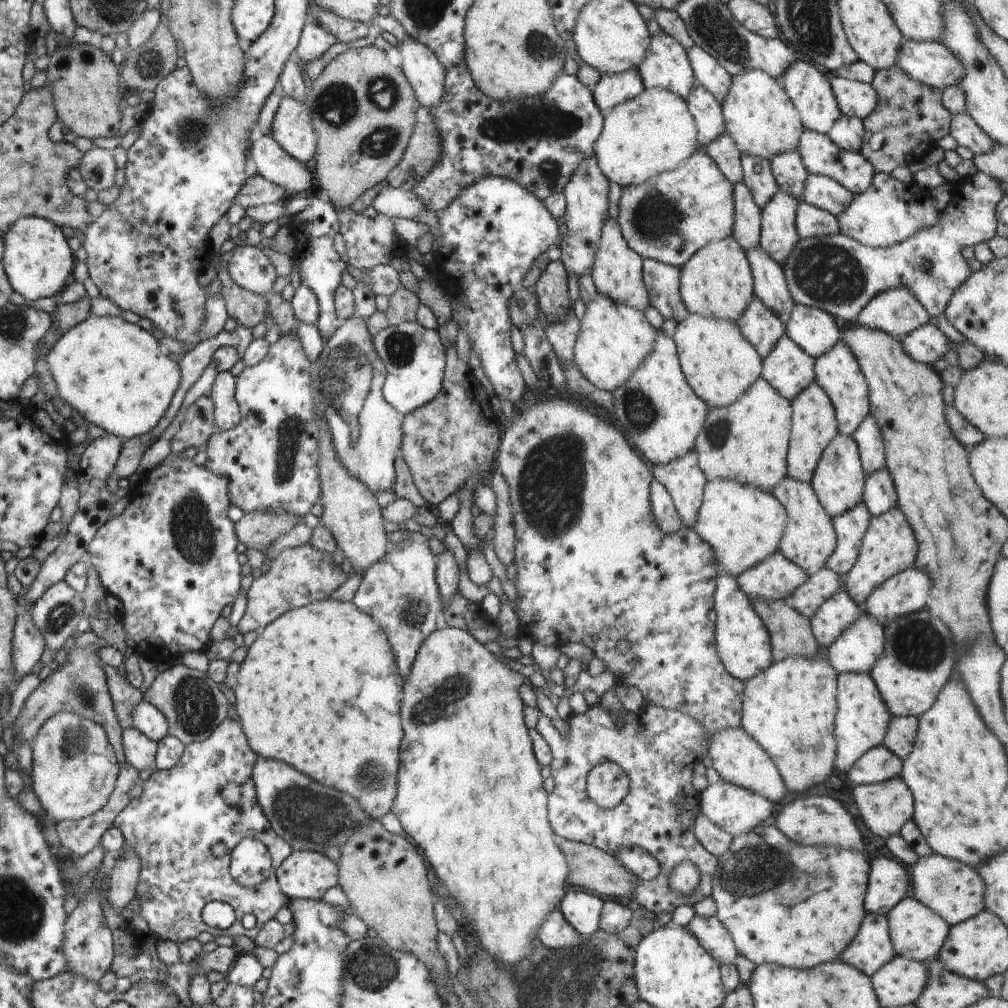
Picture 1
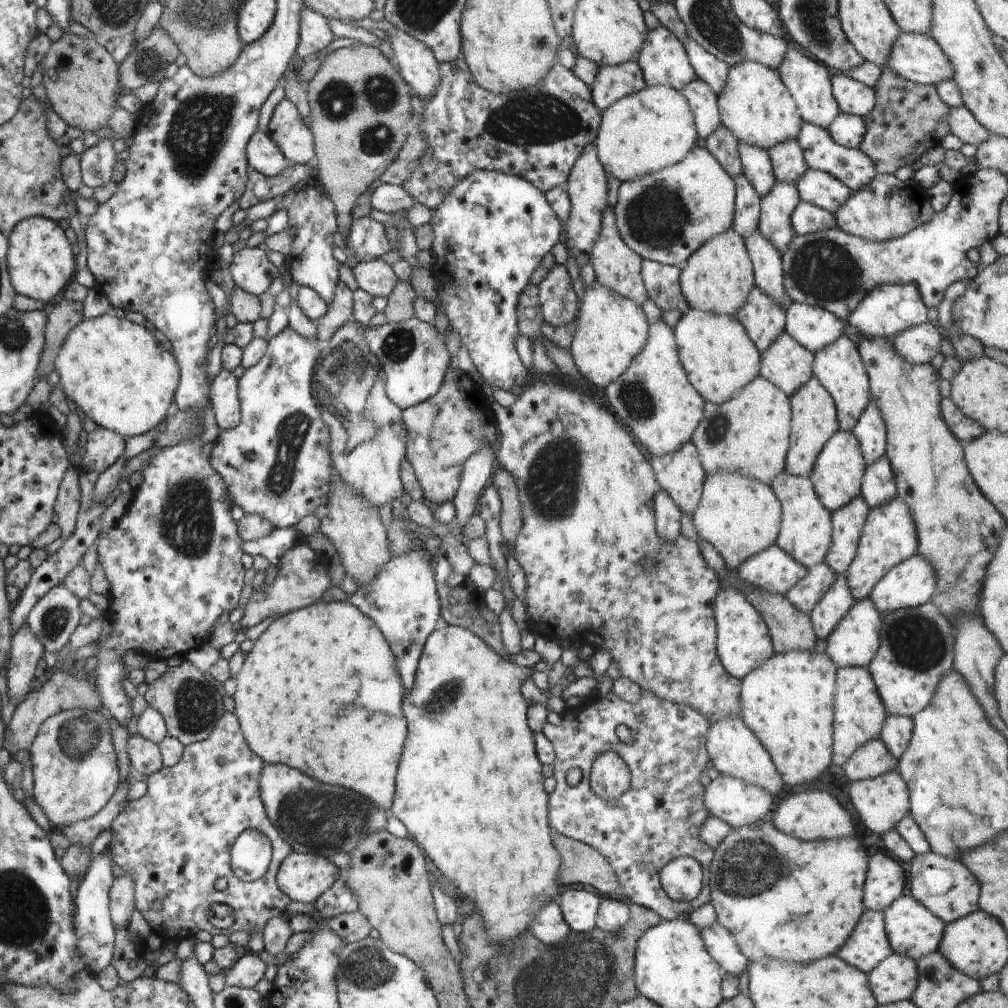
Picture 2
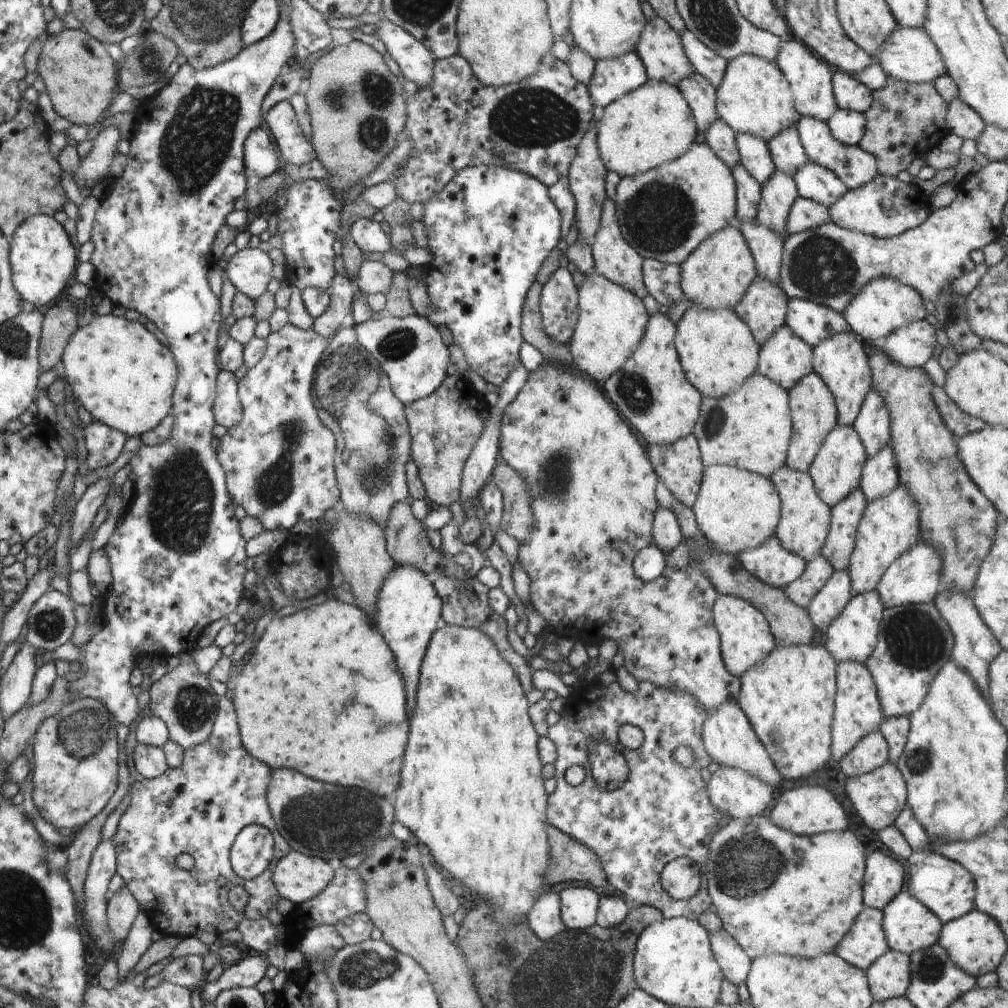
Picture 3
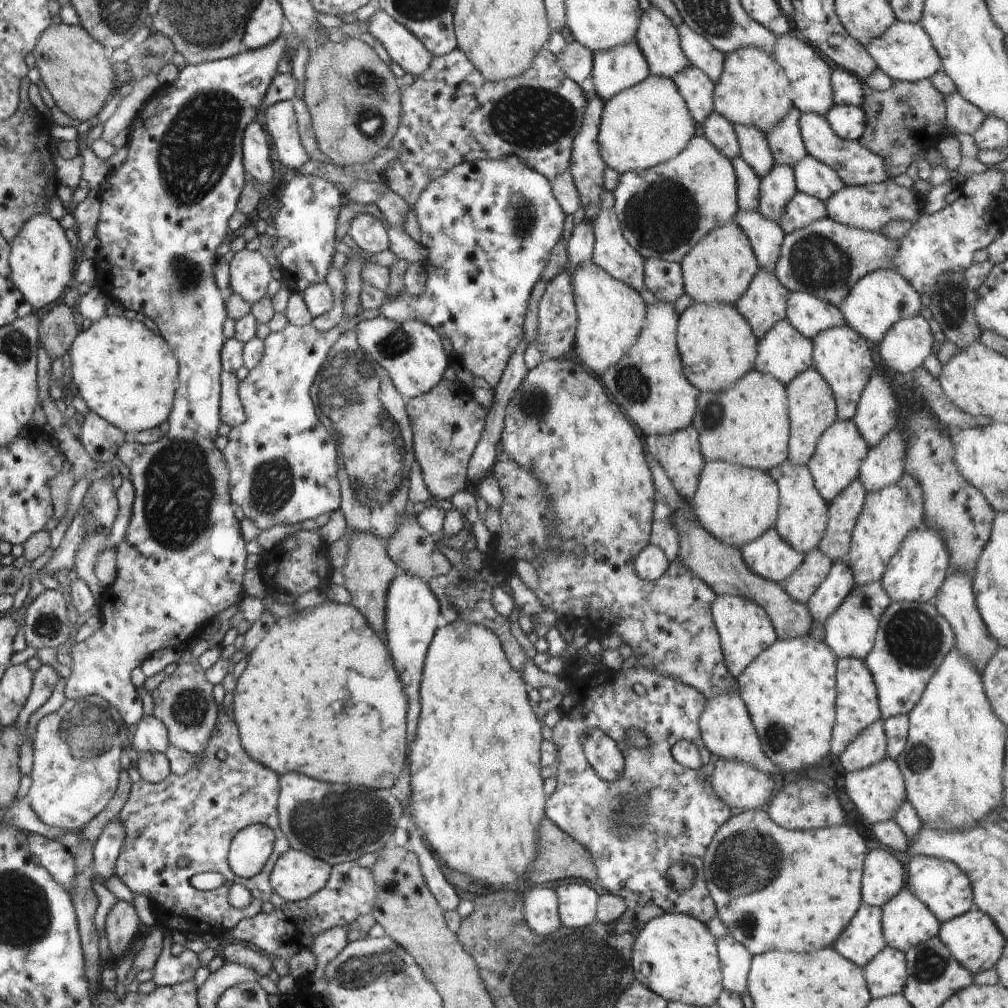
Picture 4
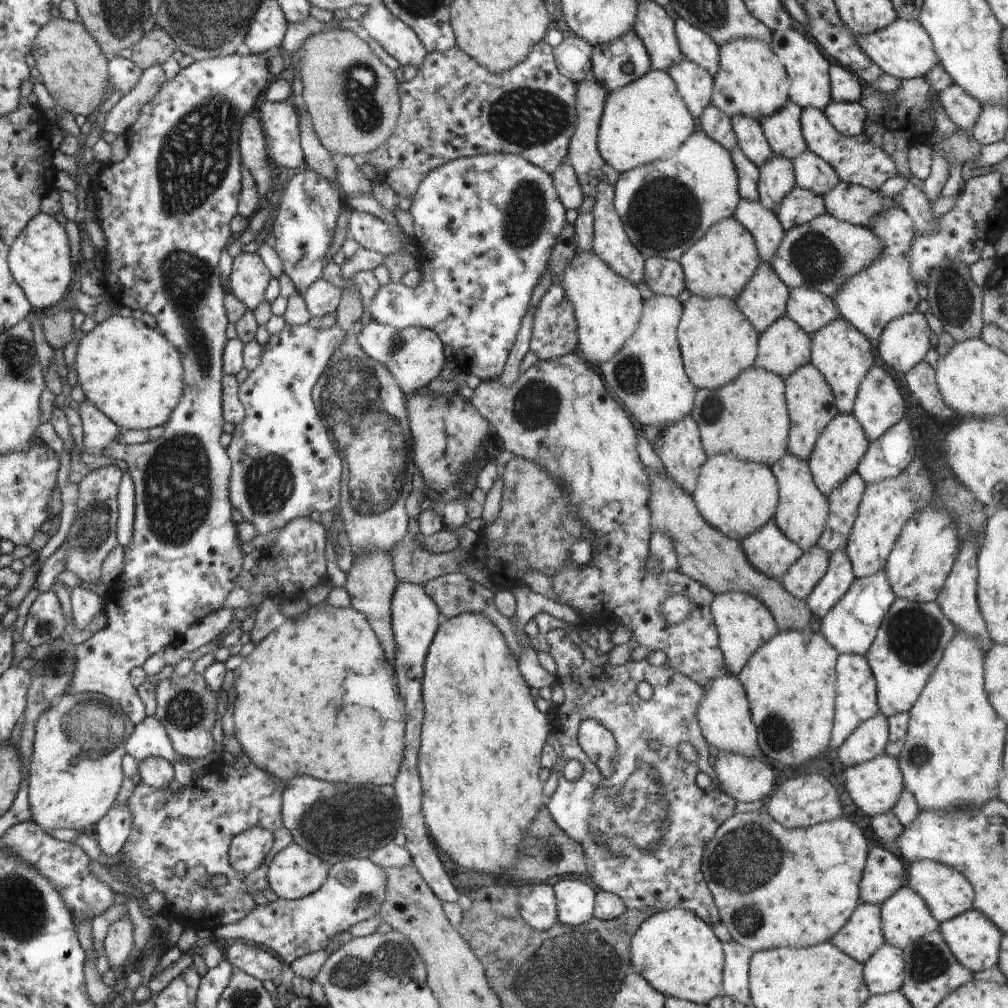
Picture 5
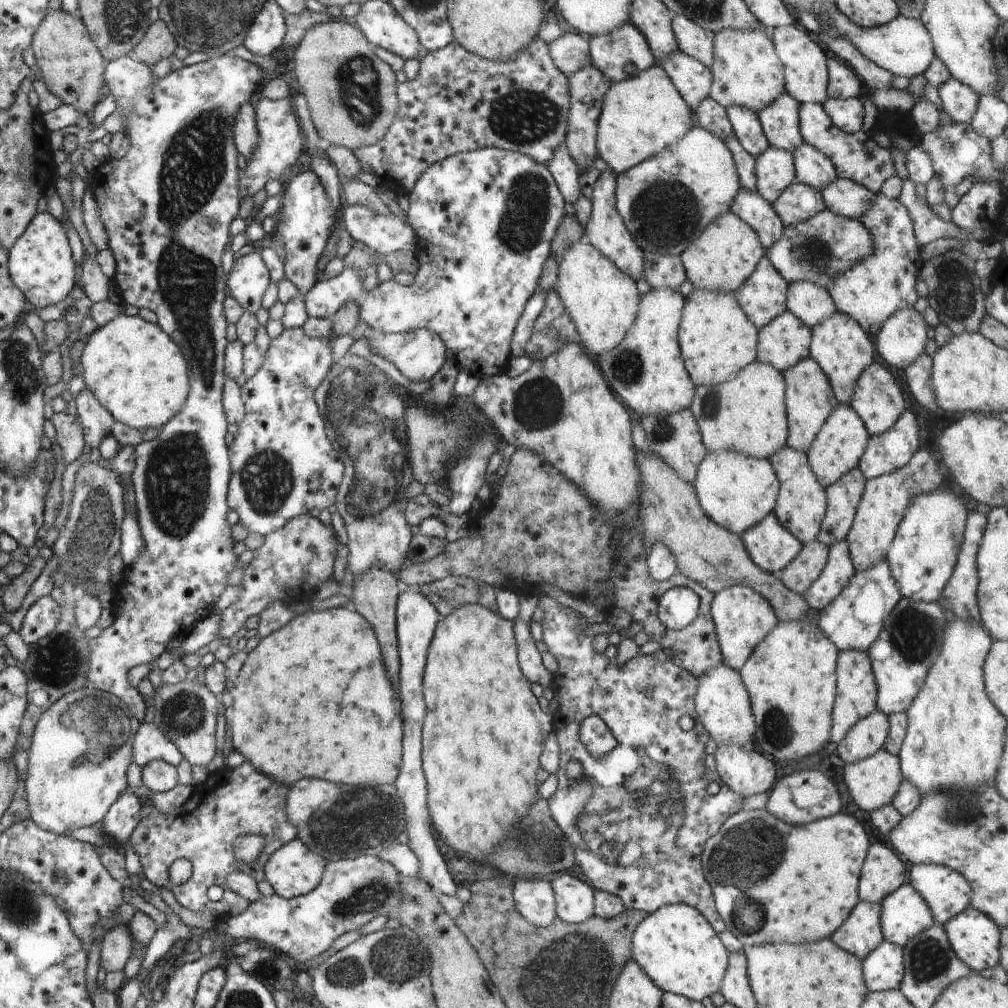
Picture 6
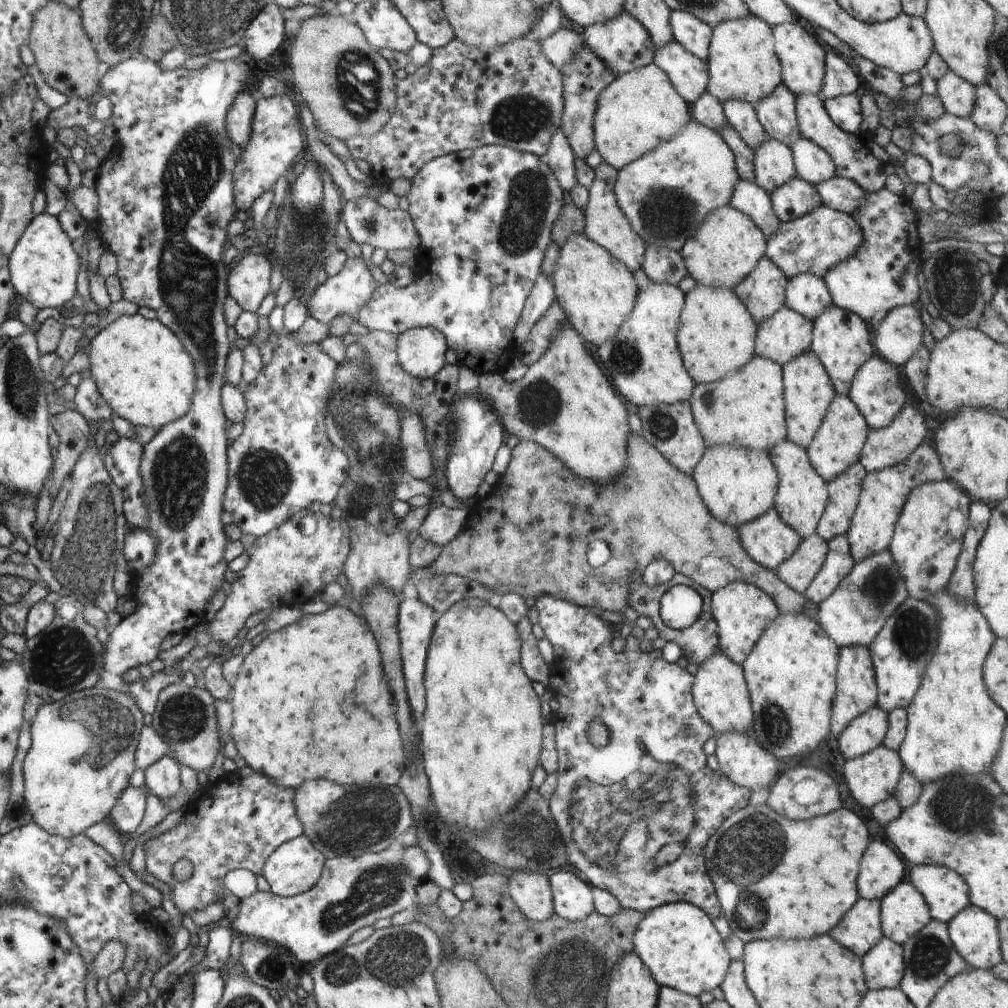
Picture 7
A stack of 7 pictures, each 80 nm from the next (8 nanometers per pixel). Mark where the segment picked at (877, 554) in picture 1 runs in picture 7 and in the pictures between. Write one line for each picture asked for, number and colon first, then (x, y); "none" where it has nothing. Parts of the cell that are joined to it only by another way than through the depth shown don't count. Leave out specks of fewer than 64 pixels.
2: (889, 536)
3: (890, 526)
4: (889, 514)
5: (885, 507)
6: (885, 500)
7: (883, 494)

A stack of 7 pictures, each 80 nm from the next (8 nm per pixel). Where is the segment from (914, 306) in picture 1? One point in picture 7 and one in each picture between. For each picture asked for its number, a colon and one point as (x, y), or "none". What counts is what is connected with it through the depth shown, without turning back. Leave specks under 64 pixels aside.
2: (887, 310)
3: (883, 305)
4: (876, 302)
5: (885, 290)
6: (873, 290)
7: (881, 275)

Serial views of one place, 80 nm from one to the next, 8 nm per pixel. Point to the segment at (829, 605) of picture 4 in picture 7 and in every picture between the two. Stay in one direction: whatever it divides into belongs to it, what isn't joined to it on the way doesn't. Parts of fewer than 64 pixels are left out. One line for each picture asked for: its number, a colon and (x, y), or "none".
5: (836, 582)
6: (839, 568)
7: (839, 562)

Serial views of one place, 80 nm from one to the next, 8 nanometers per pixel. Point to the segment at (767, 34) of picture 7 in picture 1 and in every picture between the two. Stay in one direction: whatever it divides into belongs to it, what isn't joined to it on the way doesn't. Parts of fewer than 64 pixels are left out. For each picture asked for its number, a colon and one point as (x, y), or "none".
1: (758, 114)
2: (755, 106)
3: (754, 97)
4: (753, 90)
5: (751, 80)
6: (746, 71)

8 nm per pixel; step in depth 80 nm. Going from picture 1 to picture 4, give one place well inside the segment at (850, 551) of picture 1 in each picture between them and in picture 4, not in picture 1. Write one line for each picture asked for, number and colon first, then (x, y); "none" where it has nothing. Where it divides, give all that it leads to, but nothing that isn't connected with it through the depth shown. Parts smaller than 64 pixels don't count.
2: (847, 522)
3: (845, 516)
4: (844, 509)

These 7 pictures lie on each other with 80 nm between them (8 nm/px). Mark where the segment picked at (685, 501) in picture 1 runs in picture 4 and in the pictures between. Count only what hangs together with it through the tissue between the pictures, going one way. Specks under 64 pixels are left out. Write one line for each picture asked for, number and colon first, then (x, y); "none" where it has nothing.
2: (680, 474)
3: (679, 465)
4: (679, 453)

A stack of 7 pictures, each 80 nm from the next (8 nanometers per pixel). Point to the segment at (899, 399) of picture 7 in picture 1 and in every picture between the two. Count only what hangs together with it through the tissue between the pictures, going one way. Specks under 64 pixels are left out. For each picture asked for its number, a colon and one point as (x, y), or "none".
1: (868, 436)
2: (870, 430)
3: (872, 424)
4: (877, 412)
5: (878, 406)
6: (877, 399)

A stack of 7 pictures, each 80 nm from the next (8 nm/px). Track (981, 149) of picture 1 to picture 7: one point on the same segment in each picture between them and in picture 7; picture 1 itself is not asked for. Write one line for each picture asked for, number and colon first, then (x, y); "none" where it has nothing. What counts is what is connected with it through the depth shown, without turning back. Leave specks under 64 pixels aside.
2: (962, 124)
3: (962, 121)
4: (962, 116)
5: (963, 110)
6: (959, 101)
7: (957, 95)

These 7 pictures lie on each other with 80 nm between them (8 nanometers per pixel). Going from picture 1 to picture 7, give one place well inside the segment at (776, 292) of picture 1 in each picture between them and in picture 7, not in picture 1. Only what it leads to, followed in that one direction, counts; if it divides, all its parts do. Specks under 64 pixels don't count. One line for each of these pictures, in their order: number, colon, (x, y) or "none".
2: (768, 272)
3: (765, 246)
4: (766, 237)
5: (766, 229)
6: (750, 206)
7: (748, 197)

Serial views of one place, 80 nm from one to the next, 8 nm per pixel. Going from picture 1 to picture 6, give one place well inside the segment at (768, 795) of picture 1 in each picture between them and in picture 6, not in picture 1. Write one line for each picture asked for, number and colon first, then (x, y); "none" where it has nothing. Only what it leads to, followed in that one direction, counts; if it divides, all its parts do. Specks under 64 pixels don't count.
2: (733, 749)
3: (727, 736)
4: (726, 730)
5: (724, 715)
6: (722, 704)

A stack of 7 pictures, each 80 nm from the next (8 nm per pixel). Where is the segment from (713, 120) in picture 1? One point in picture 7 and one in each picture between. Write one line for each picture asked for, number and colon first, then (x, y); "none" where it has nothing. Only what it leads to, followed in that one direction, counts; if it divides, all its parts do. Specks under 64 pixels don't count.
2: (702, 100)
3: (698, 92)
4: (696, 89)
5: (694, 85)
6: (692, 79)
7: (689, 75)

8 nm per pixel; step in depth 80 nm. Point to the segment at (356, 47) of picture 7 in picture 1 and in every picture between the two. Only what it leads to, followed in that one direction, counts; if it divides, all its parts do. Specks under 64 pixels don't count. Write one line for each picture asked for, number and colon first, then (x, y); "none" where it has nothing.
1: (364, 110)
2: (361, 115)
3: (357, 106)
4: (353, 98)
5: (352, 98)
6: (351, 94)

